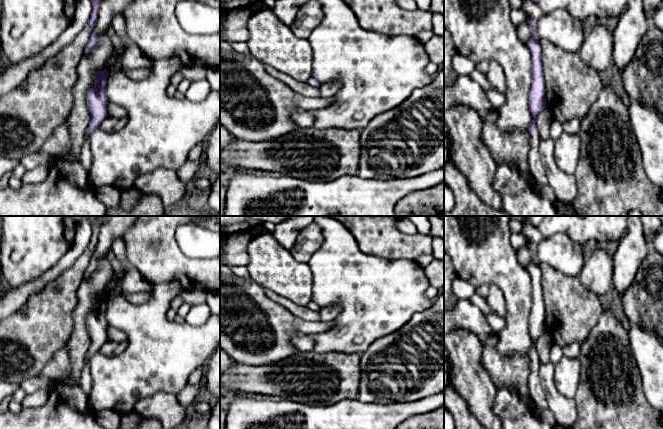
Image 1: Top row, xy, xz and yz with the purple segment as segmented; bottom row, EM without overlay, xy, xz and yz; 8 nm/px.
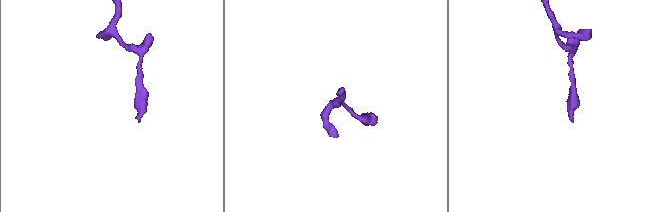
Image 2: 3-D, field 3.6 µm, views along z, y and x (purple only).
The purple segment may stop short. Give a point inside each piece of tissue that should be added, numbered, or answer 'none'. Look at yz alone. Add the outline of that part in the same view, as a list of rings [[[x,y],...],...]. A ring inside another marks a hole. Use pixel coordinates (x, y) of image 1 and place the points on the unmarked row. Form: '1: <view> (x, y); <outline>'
1: yz (537, 393); [[[530,357],[531,370],[529,375],[529,389],[531,397],[536,404],[537,409],[546,409],[548,404],[543,387],[539,379],[539,365],[540,362],[537,358]]]

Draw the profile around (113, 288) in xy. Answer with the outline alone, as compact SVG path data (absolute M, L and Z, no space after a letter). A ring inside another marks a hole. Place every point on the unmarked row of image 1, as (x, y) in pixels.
M114 268L113 271L114 271L114 275L106 286L106 294L108 295L108 297L116 297L123 293L121 288L123 275L117 273L114 270Z

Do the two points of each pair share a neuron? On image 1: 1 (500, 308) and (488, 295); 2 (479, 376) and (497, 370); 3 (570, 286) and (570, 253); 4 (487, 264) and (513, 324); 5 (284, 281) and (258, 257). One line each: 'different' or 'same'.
1: same
2: different
3: different
4: same
5: same

